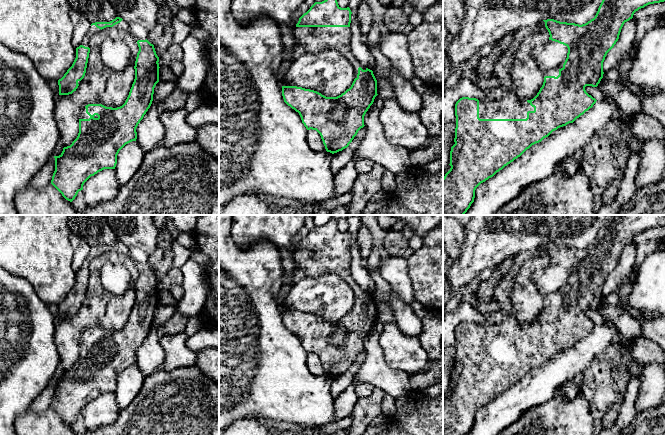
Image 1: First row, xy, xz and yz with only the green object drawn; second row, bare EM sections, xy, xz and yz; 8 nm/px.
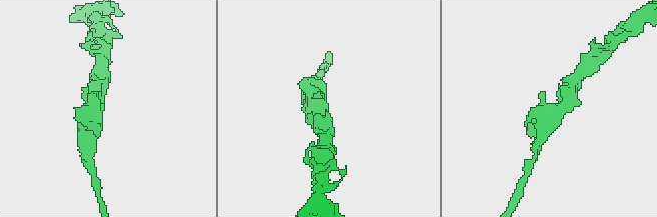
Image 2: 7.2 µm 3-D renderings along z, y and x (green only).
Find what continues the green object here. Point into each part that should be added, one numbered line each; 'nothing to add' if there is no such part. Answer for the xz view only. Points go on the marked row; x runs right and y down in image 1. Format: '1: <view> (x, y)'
1: xz (314, 39)

